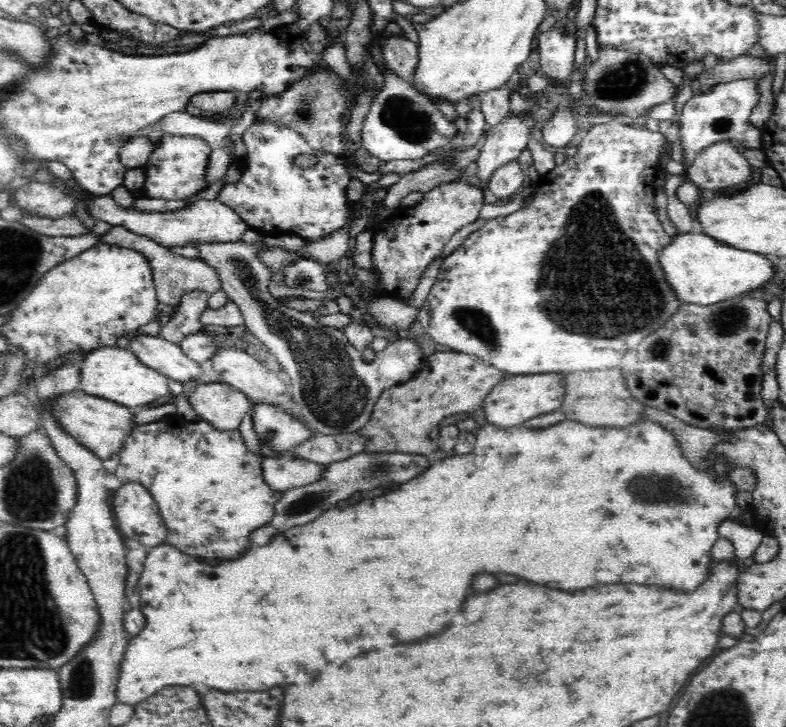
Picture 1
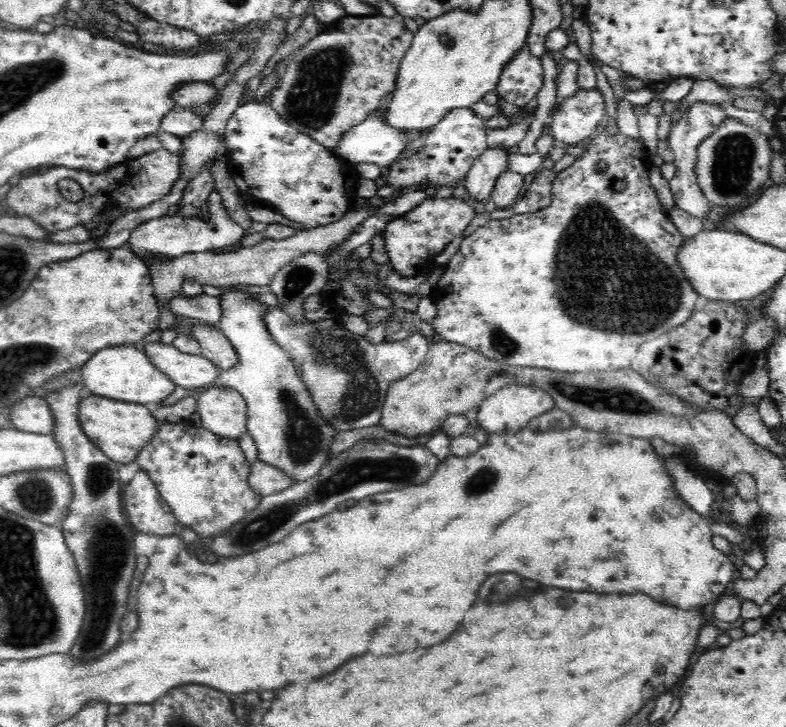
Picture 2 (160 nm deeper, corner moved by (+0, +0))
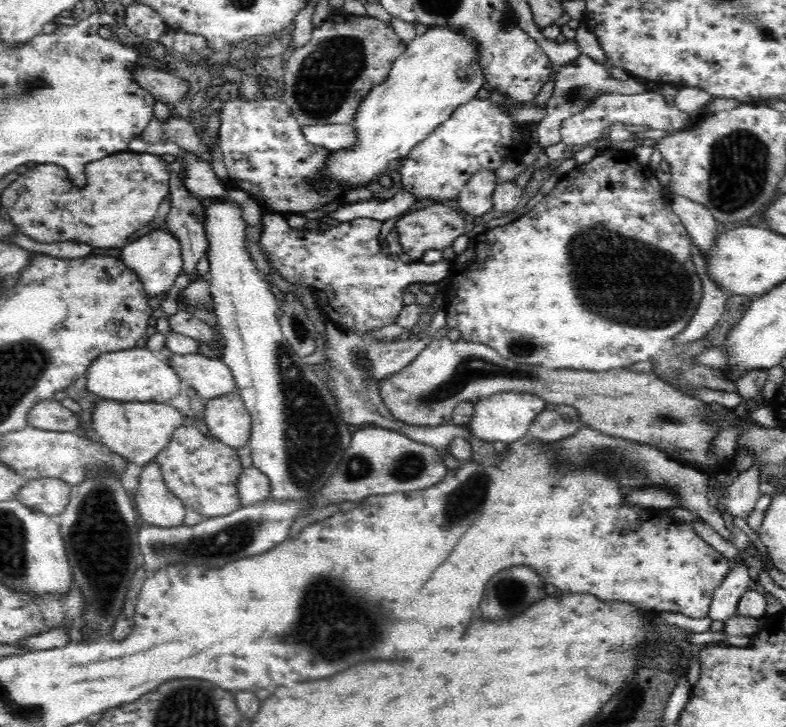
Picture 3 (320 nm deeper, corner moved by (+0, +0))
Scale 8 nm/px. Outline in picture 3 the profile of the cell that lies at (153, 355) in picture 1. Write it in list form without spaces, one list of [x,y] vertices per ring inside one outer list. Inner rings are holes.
[[[173,354],[168,365],[180,375],[182,387],[191,387],[202,399],[212,400],[224,394],[239,394],[236,379],[222,358],[194,354]]]

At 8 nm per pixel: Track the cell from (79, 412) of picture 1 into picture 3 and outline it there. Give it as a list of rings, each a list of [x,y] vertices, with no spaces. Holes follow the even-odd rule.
[[[112,399],[100,401],[92,408],[92,426],[100,436],[100,444],[137,465],[148,464],[172,439],[176,428],[191,421],[180,409],[166,403],[124,402]]]

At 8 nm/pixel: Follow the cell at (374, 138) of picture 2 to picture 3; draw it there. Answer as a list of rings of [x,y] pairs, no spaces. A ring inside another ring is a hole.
[[[351,124],[304,125],[302,132],[308,142],[328,151],[353,147],[356,140]]]

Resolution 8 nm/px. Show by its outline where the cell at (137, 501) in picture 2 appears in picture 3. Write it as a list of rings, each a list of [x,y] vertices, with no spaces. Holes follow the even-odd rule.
[[[156,461],[144,464],[134,495],[143,523],[160,527],[184,524],[187,508],[164,483],[162,469]]]

